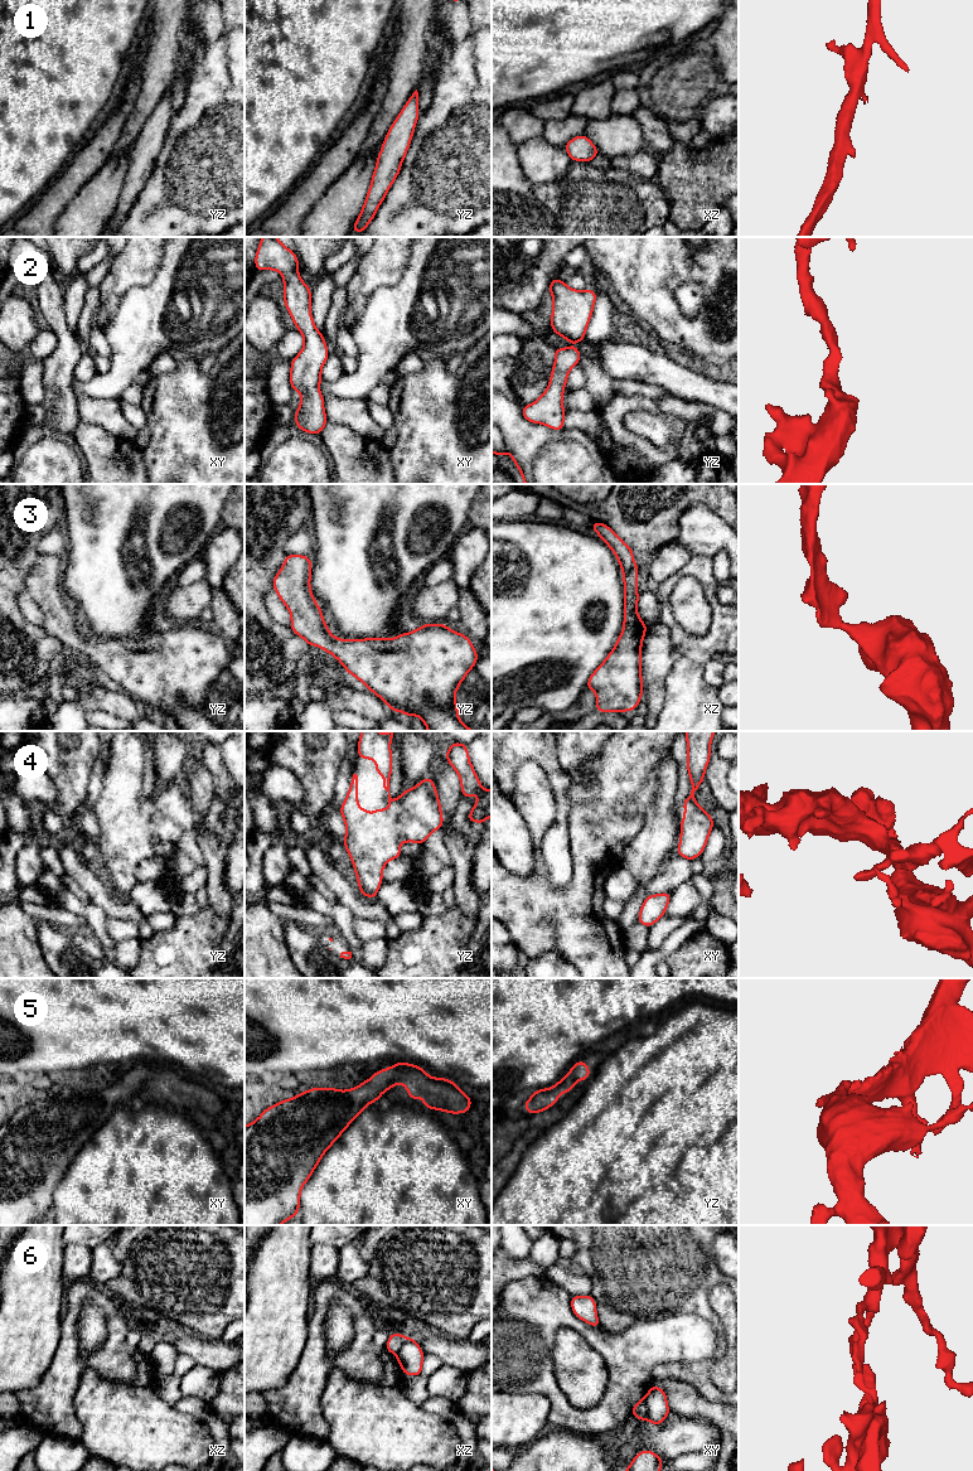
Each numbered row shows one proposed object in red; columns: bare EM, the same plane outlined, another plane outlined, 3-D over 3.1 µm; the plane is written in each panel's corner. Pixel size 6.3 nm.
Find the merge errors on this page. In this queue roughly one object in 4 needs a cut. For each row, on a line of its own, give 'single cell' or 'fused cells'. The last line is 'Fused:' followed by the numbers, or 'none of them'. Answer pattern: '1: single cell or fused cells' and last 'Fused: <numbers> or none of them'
1: single cell
2: single cell
3: single cell
4: single cell
5: single cell
6: fused cells
Fused: 6

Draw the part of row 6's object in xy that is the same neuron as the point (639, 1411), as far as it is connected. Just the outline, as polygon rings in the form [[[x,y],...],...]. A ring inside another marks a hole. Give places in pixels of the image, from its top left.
[[[647,1395],[642,1398],[633,1408],[631,1408],[633,1416],[643,1421],[648,1417],[648,1408],[647,1408]]]

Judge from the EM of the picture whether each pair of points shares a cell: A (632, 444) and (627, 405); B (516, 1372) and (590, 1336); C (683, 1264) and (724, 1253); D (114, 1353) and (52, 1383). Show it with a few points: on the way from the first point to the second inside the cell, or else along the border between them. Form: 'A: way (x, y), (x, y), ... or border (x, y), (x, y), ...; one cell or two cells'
A: way (621, 434), (619, 431), (619, 415); one cell
B: way (528, 1351), (557, 1322), (570, 1322); one cell
C: border (713, 1238), (712, 1257), (716, 1267), (725, 1276); two cells
D: way (114, 1315), (83, 1298), (68, 1345); one cell

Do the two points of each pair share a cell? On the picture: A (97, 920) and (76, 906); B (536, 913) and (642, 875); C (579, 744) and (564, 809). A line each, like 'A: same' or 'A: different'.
A: same
B: different
C: different

